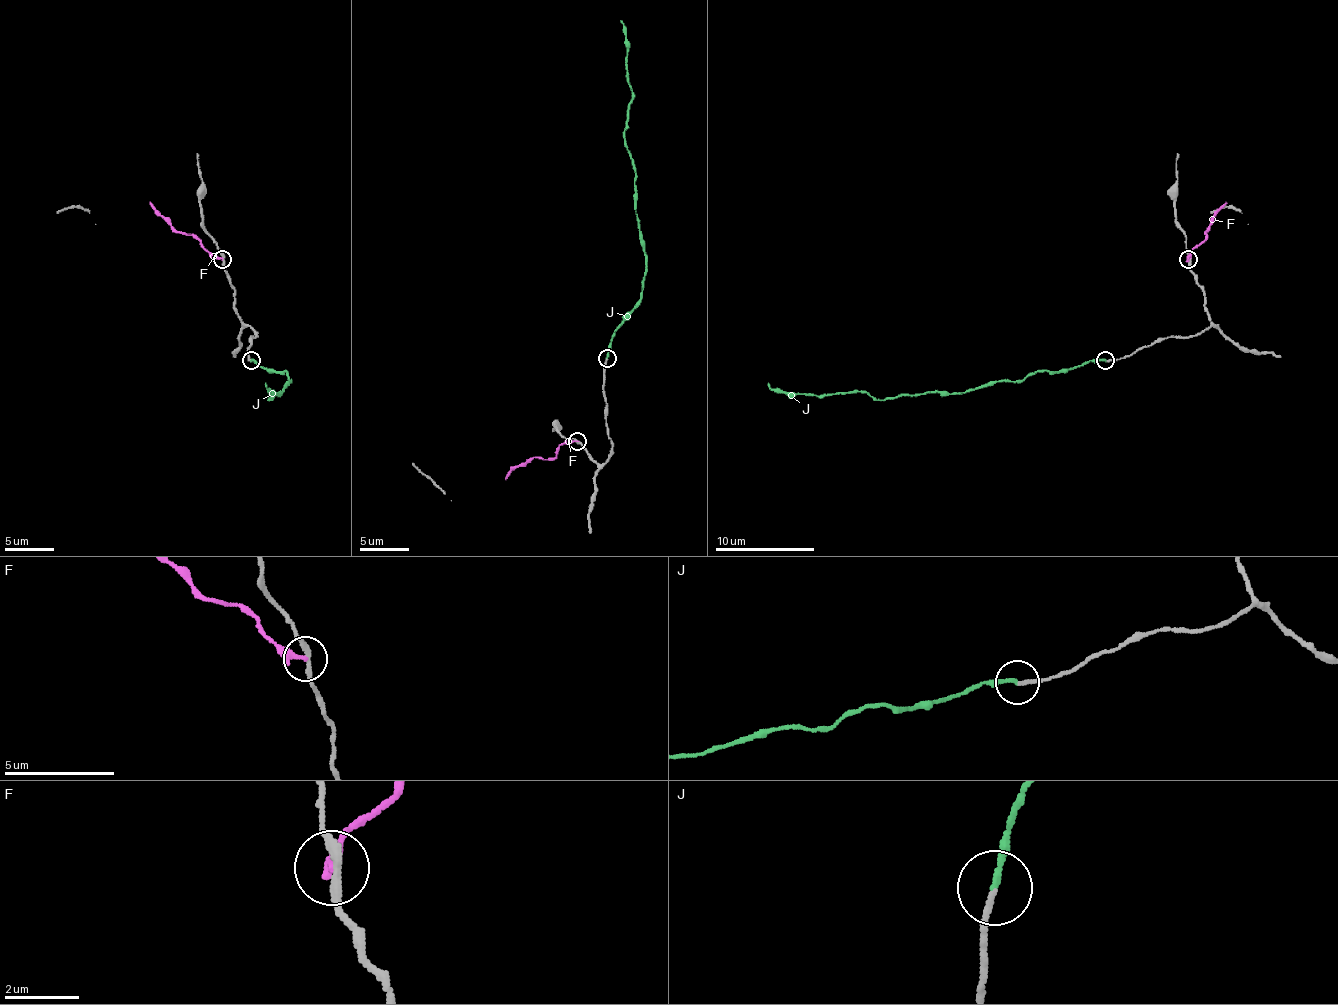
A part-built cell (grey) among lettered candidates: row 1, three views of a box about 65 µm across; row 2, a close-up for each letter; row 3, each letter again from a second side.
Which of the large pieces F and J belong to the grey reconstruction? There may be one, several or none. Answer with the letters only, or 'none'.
J

